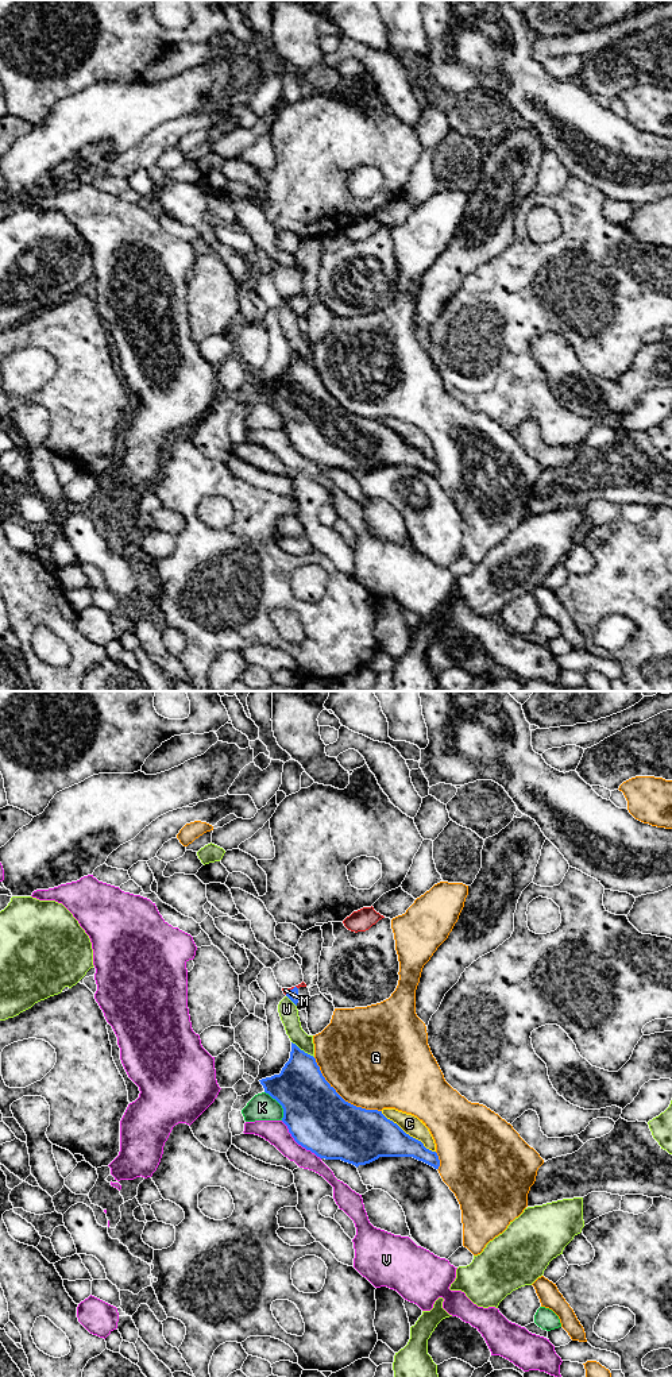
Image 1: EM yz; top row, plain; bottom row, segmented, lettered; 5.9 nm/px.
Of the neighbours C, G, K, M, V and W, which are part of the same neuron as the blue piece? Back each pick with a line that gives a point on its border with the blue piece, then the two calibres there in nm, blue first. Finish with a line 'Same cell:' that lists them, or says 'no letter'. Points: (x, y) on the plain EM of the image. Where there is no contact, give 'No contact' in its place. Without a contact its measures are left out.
Same cell: no letter

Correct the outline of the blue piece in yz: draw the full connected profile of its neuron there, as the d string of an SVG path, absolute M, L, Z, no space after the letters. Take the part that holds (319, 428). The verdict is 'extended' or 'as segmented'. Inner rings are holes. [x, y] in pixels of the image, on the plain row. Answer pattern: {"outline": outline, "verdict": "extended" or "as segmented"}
{"outline": "M293 351L290 367L281 382L259 390L264 401L282 414L282 431L294 450L320 467L341 468L358 477L379 466L413 466L435 478L440 475L436 460L426 458L421 450L406 443L382 420L366 418L345 410L325 389L316 367Z", "verdict": "as segmented"}

